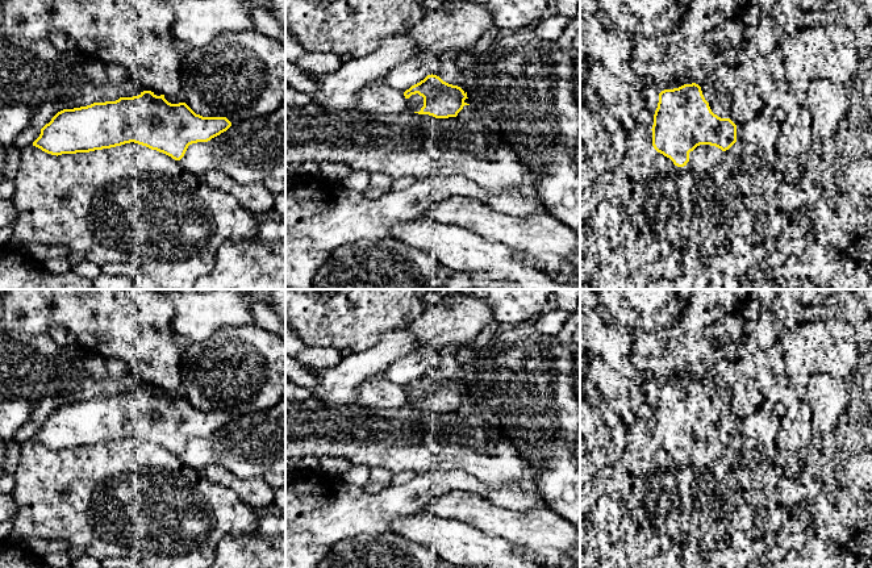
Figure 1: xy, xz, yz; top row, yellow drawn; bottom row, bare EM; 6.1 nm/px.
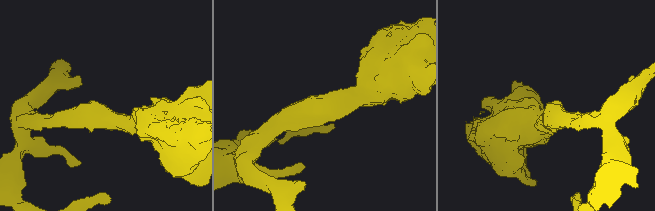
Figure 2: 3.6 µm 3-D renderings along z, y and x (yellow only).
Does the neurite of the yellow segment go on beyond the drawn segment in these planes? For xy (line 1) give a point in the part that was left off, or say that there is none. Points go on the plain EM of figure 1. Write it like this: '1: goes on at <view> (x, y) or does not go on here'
1: does not go on here

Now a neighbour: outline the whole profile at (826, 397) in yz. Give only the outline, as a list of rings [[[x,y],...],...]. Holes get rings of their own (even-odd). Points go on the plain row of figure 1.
[[[821,373],[810,376],[801,400],[810,408],[813,439],[826,435],[847,405],[843,384]]]

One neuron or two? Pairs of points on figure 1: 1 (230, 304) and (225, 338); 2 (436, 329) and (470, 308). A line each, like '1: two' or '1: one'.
1: two
2: one

